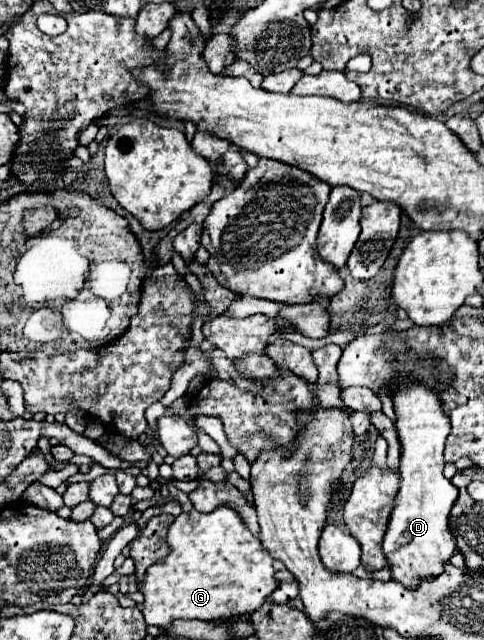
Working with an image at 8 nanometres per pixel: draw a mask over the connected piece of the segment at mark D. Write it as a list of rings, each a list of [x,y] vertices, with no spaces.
[[[405,376],[391,386],[389,392],[401,440],[401,482],[389,516],[383,552],[393,572],[393,580],[401,582],[405,588],[415,588],[421,578],[441,574],[443,562],[447,562],[457,550],[455,538],[449,532],[449,512],[457,500],[457,488],[443,476],[443,446],[451,424],[449,416],[445,416],[441,398],[423,380]]]

